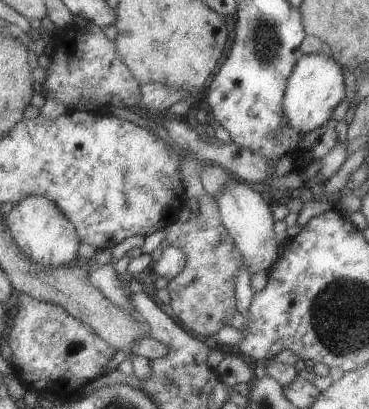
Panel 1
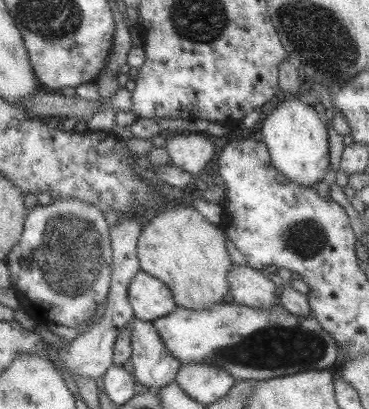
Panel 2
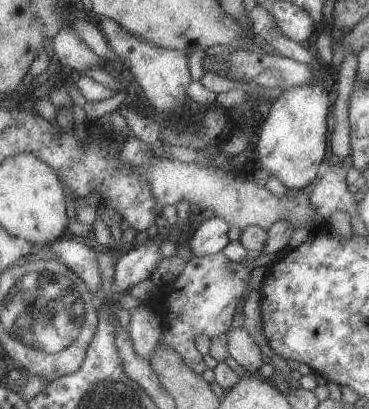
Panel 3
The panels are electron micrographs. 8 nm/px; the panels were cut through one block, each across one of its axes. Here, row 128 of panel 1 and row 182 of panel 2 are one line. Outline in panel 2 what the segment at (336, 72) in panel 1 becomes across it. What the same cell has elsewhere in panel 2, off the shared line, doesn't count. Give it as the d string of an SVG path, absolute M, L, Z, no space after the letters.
M281 98L273 104L271 114L261 122L261 138L269 150L271 164L301 188L311 188L315 182L333 174L329 166L327 130L325 118L321 118L313 106L303 104L299 98Z

